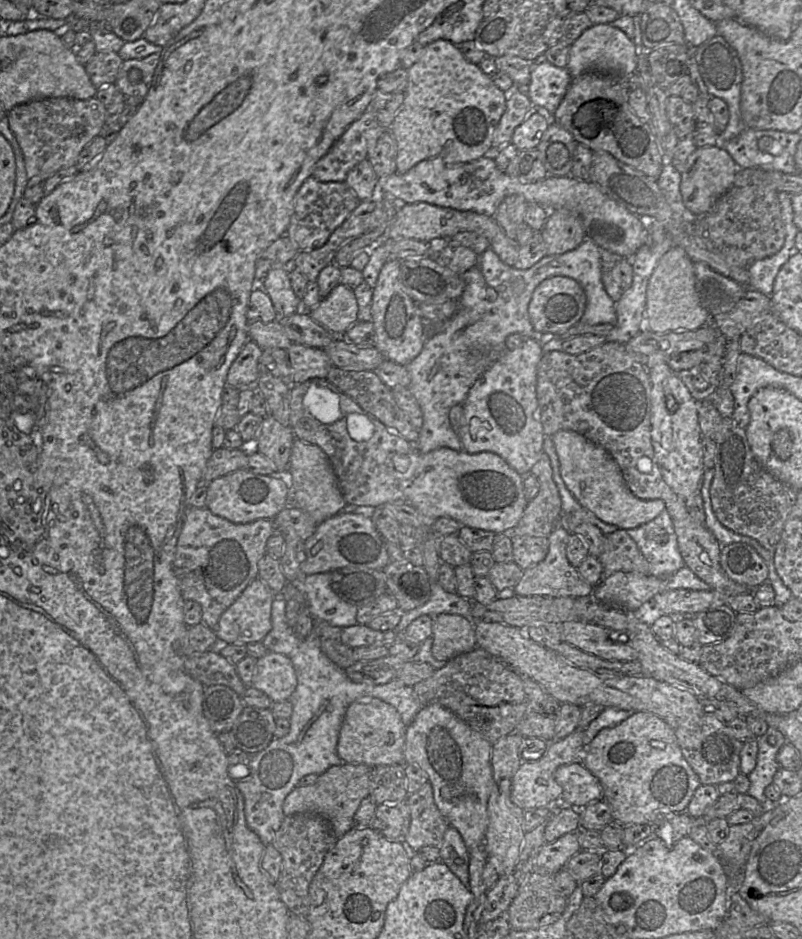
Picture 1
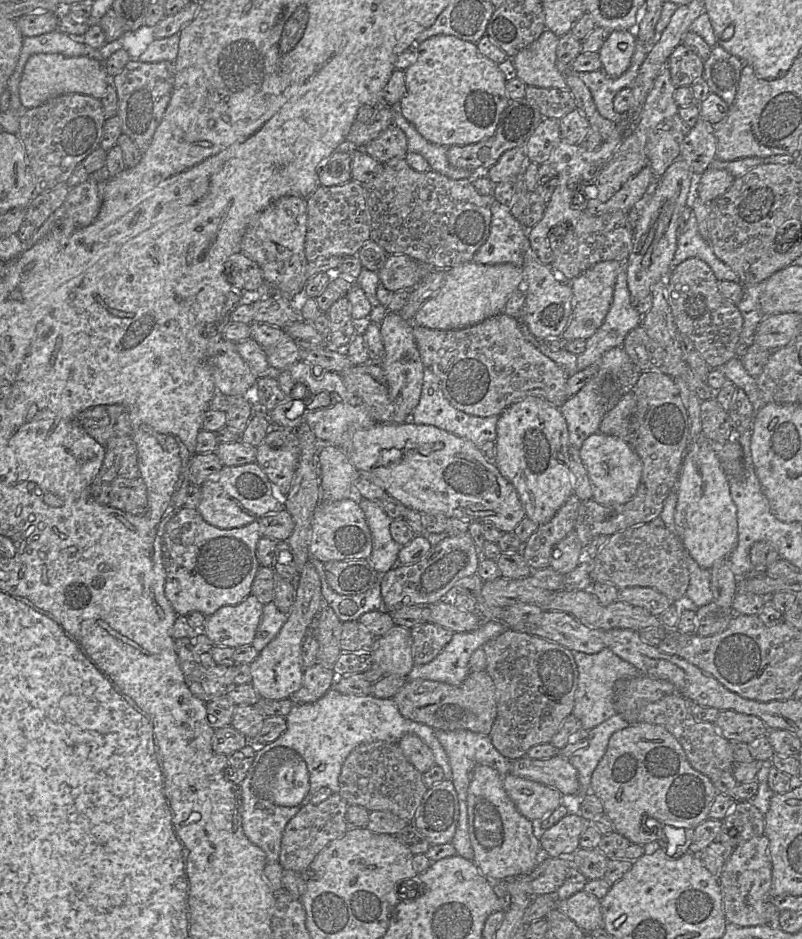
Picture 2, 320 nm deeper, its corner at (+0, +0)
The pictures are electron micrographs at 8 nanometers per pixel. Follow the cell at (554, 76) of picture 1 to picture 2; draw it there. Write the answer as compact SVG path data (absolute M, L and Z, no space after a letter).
M636 40L629 68L618 78L611 78L601 69L593 72L575 72L590 90L598 113L614 123L621 123L623 115L614 111L613 99L624 88L631 88L639 68L653 45Z

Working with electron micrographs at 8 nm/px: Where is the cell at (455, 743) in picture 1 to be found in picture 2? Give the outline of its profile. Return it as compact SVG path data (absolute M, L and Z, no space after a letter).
M480 765L474 769L467 793L467 814L469 836L474 850L473 862L492 883L528 874L537 867L543 858L539 842L541 820L531 821L519 812L508 796L504 788L503 776L497 769L488 765Z

